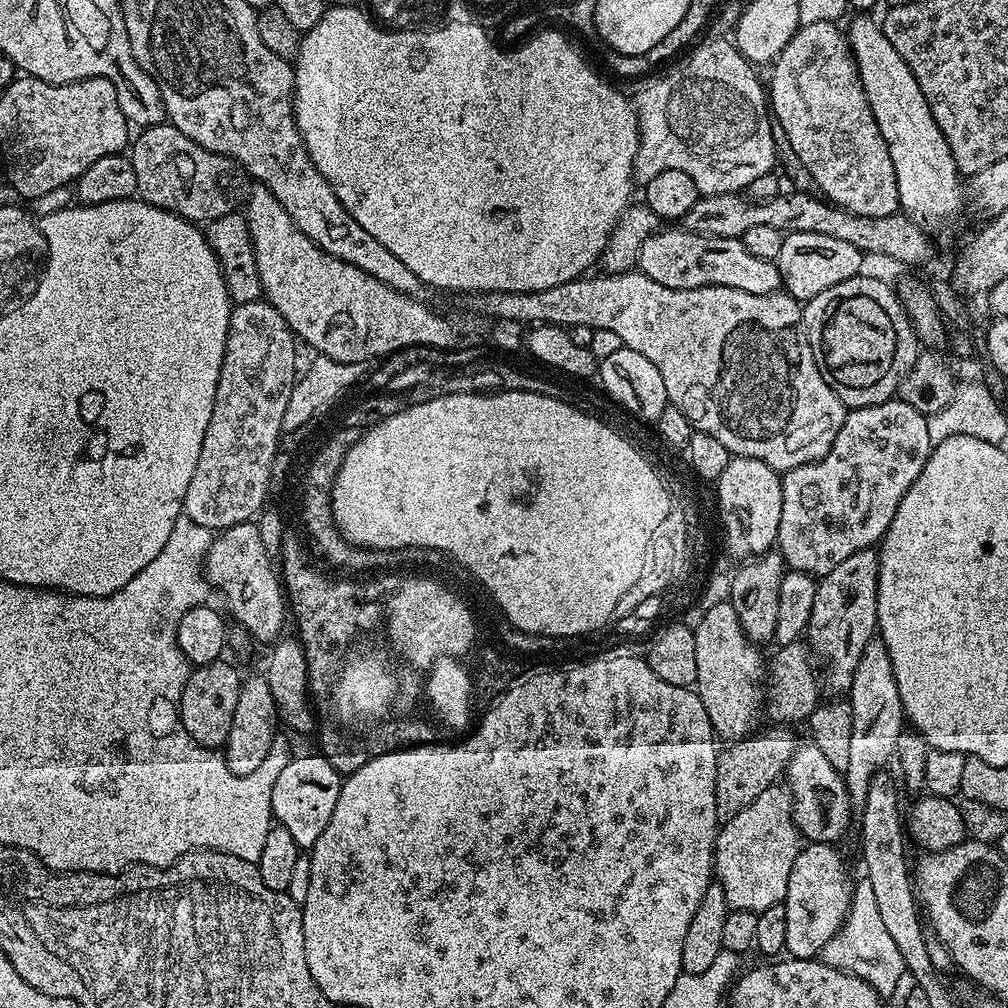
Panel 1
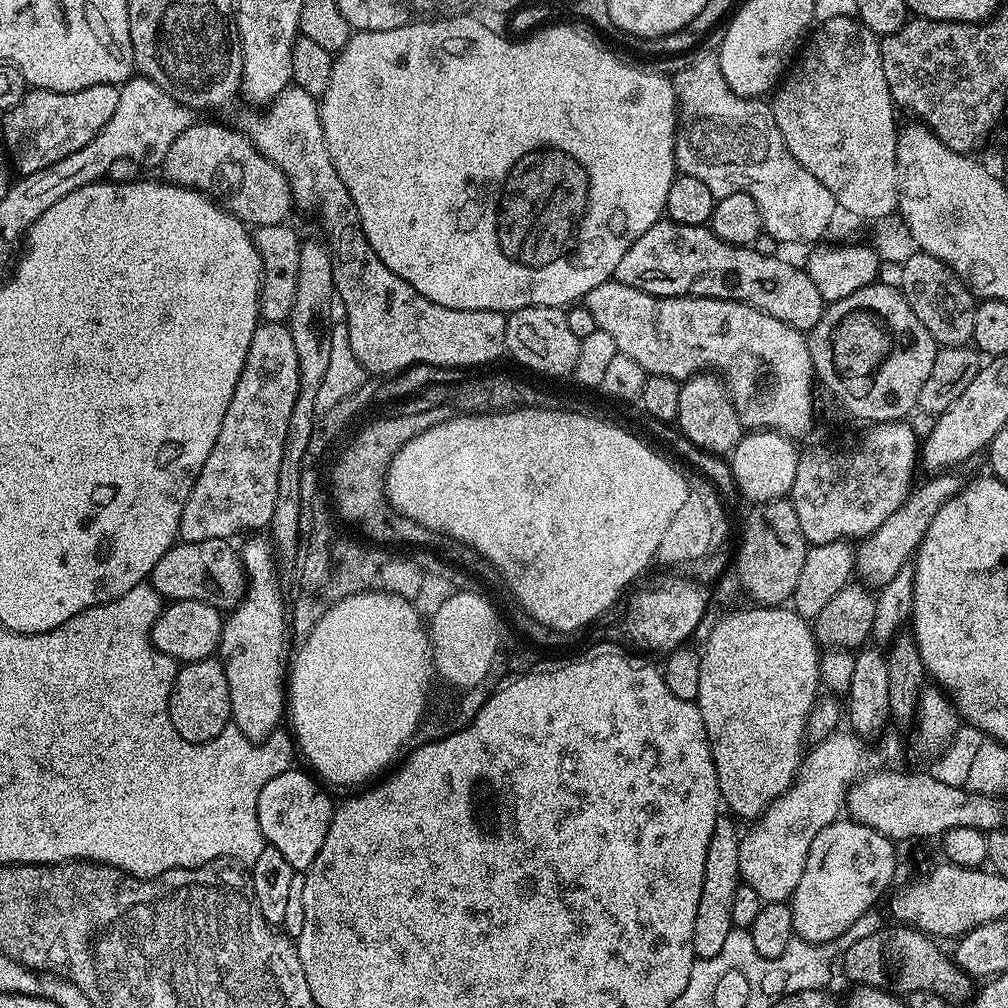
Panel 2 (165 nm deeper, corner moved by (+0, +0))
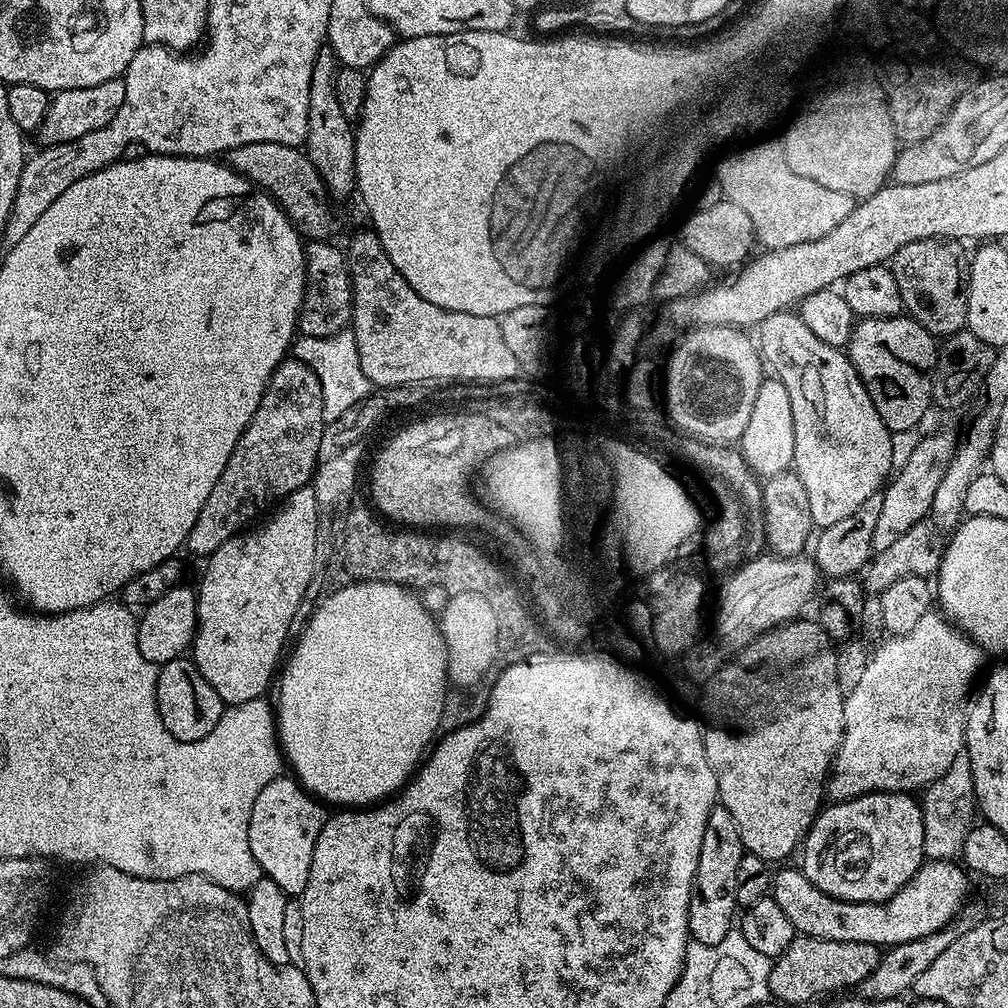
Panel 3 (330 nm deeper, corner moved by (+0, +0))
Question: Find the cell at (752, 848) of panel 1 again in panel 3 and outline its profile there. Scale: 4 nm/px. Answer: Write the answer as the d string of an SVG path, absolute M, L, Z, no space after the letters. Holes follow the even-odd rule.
M936 610L928 612L910 634L888 636L885 641L877 652L869 655L858 686L844 698L844 738L826 785L827 795L836 802L849 802L877 793L916 794L916 791L927 790L958 763L965 751L968 715L978 681L985 671L986 656L980 645Z

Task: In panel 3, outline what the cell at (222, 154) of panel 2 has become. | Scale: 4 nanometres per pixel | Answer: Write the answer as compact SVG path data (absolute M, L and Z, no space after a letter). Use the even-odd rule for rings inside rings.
M250 142L246 146L228 149L226 163L239 176L245 176L247 180L263 188L305 237L314 240L328 240L331 237L331 232L336 228L336 216L328 209L330 203L328 190L318 172L314 170L310 158L299 147L282 146L278 142Z

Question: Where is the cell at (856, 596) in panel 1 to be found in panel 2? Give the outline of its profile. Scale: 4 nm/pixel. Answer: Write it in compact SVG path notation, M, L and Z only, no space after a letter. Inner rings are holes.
M942 472L928 479L932 480L926 481L917 492L915 489L898 506L898 510L894 510L890 518L882 522L882 526L871 529L868 535L863 537L861 544L864 545L856 548L855 575L865 585L883 586L892 581L894 574L898 574L898 570L902 570L913 559L914 553L920 547L920 541L933 521L934 514L950 497L956 496L964 485L963 479L960 480L954 472Z

